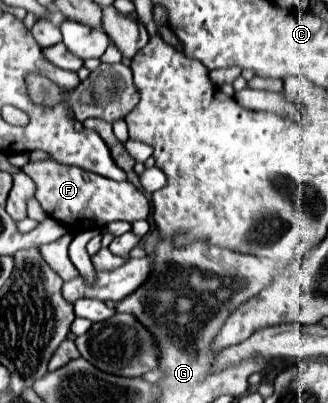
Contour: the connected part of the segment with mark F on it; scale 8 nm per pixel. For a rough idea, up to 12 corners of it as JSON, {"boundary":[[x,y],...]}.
{"boundary":[[53,158],[29,162],[35,198],[71,234],[145,220],[147,196]]}

